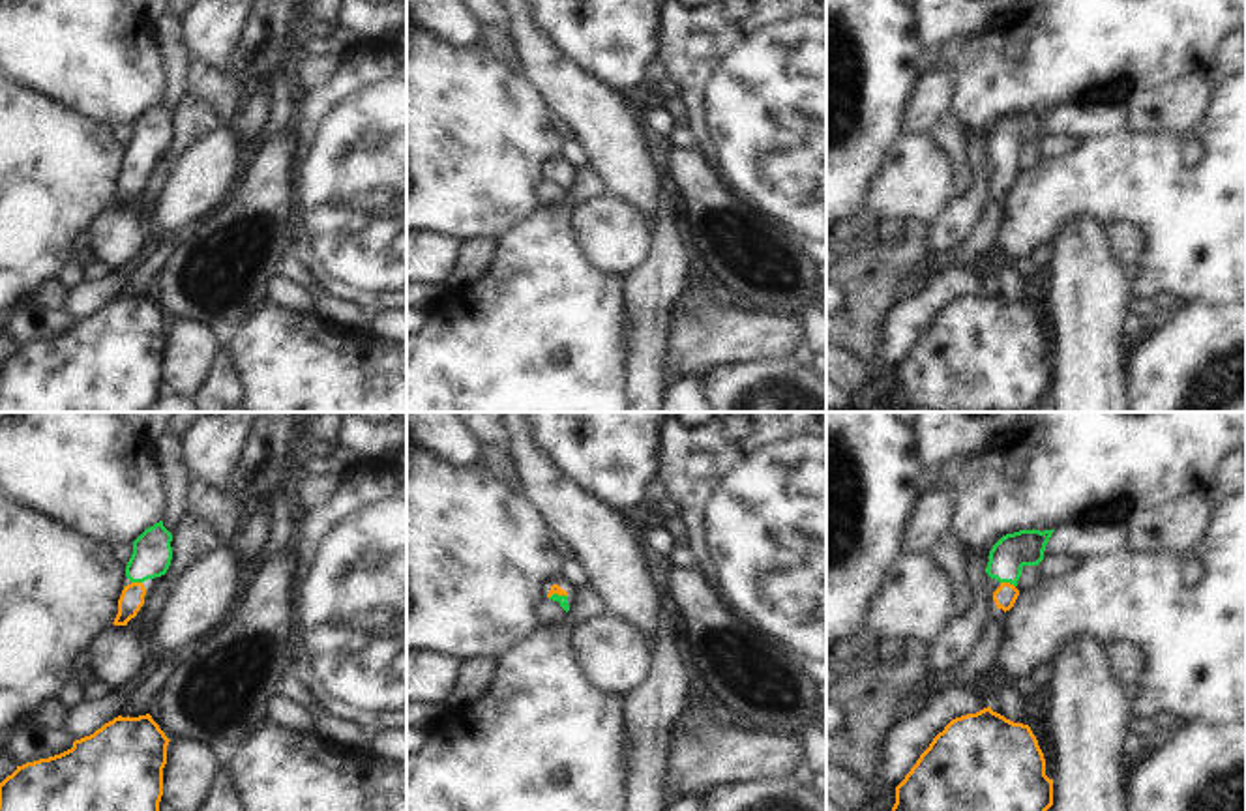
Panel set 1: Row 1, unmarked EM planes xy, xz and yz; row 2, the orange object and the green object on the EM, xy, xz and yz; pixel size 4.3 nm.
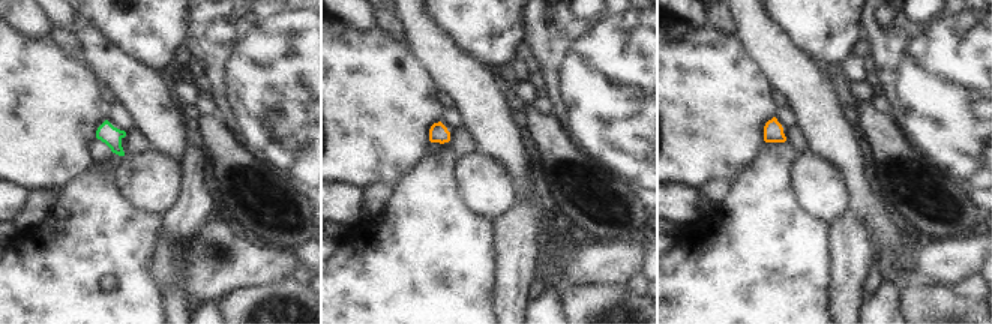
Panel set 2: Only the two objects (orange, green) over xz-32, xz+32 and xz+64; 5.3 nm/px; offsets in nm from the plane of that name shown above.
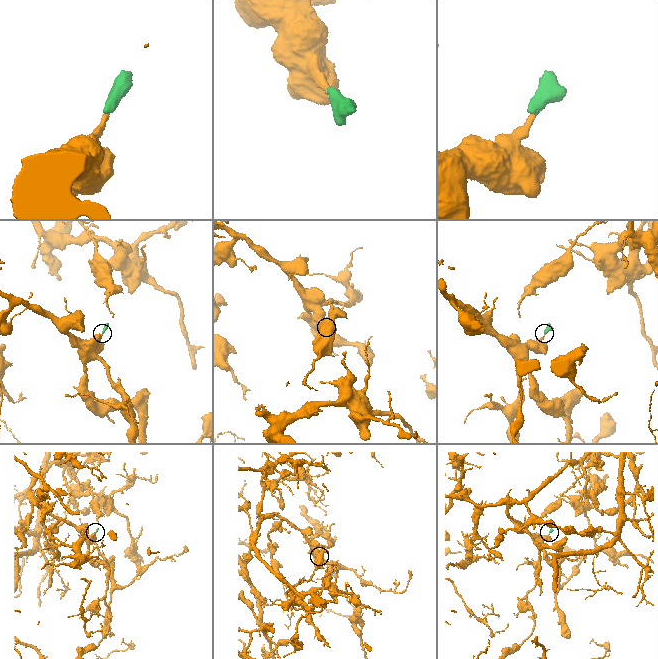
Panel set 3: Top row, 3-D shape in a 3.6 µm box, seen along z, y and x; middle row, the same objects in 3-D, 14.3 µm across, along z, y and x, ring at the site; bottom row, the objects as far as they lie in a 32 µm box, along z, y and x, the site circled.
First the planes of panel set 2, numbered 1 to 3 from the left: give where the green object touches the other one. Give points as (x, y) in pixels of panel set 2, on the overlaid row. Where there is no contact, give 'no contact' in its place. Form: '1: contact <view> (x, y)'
1: no contact
2: no contact
3: no contact

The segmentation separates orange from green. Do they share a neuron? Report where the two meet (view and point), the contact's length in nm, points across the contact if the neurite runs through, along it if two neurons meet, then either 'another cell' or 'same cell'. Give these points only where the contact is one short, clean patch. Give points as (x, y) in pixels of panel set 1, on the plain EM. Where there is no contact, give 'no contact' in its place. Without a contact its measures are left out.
meets orange in yz at (1008, 163); contact 70 nm long; runs through yz (1005, 176), (1008, 163), (1010, 133); same cell

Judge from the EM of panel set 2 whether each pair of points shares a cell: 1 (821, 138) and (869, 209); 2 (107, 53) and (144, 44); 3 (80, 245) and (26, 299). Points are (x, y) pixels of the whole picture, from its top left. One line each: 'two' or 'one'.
1: one
2: two
3: one

